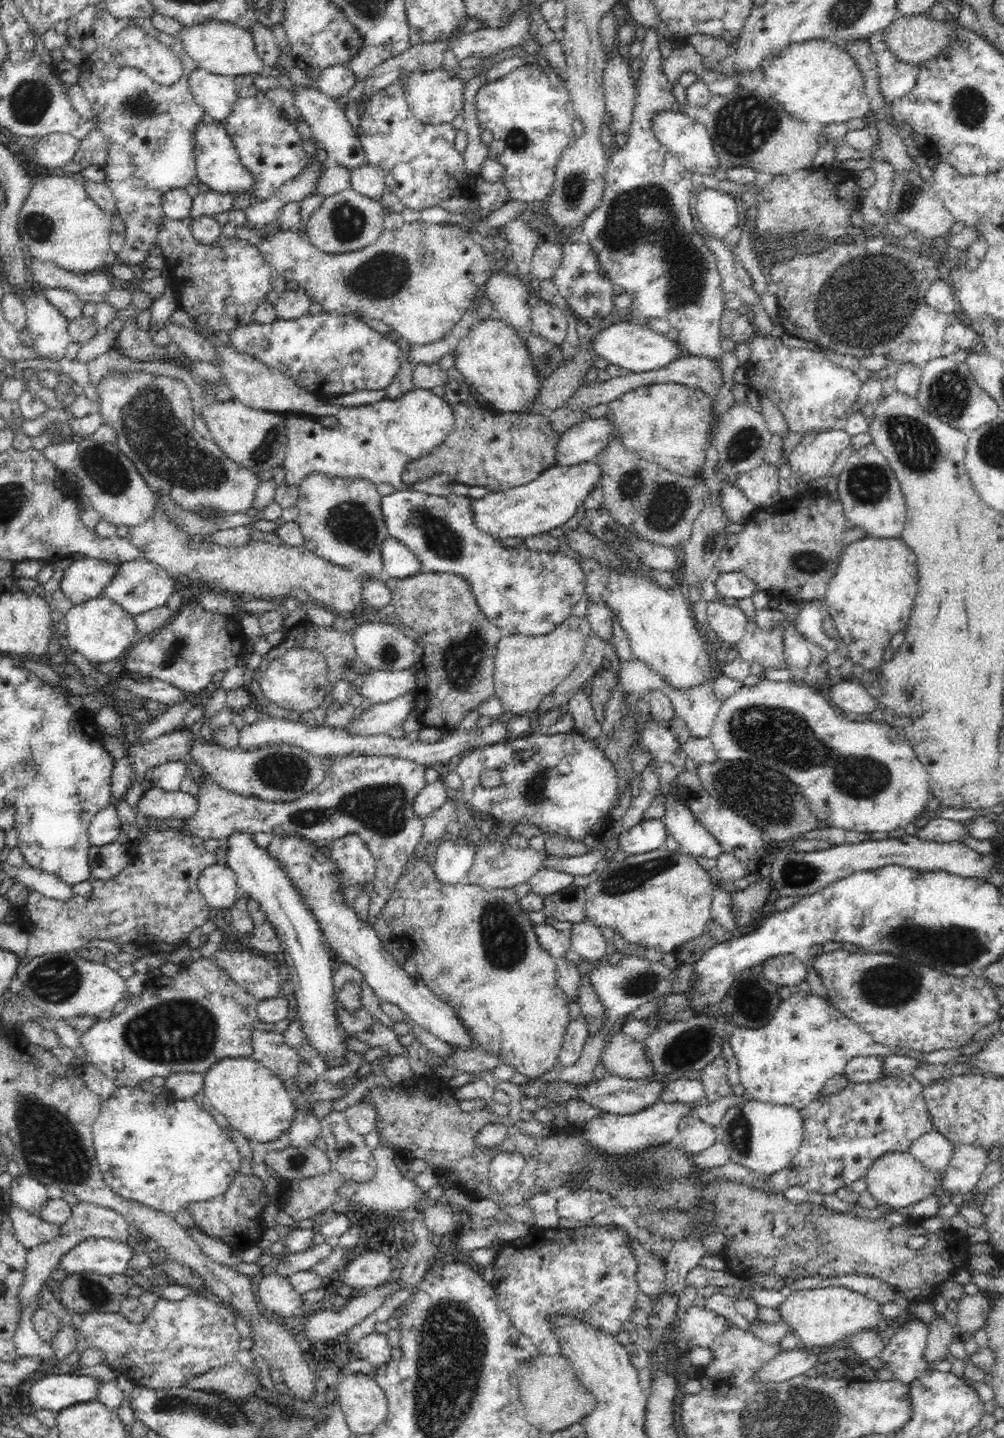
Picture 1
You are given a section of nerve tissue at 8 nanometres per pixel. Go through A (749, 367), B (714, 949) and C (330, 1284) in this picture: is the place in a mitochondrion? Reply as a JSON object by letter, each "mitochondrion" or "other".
{"A":"other","B":"other","C":"other"}

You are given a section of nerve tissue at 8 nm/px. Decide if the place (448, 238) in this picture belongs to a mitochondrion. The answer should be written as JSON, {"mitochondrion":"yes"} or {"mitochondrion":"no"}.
{"mitochondrion":"no"}

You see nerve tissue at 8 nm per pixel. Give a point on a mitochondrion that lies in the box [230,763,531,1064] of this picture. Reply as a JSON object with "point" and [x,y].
{"point":[381,808]}

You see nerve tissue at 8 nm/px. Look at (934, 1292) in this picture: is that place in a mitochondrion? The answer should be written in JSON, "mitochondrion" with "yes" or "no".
{"mitochondrion":"no"}

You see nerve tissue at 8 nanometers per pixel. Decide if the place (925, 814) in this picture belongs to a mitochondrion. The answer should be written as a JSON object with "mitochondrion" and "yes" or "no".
{"mitochondrion":"no"}

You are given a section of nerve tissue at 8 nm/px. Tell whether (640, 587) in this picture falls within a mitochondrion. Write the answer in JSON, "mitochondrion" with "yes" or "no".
{"mitochondrion":"no"}

